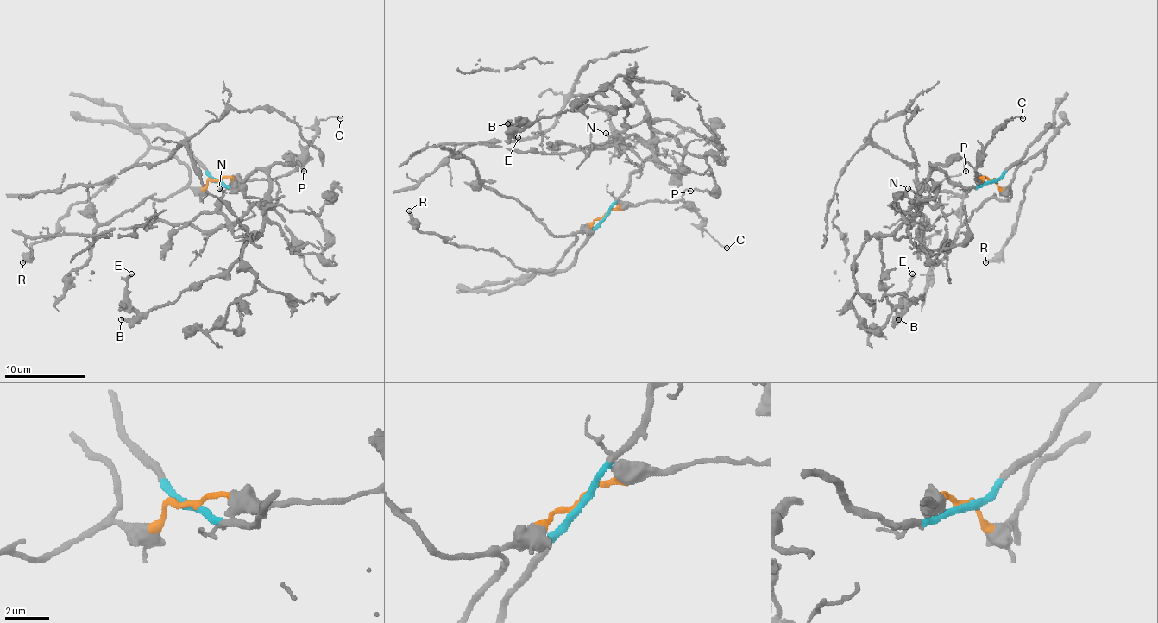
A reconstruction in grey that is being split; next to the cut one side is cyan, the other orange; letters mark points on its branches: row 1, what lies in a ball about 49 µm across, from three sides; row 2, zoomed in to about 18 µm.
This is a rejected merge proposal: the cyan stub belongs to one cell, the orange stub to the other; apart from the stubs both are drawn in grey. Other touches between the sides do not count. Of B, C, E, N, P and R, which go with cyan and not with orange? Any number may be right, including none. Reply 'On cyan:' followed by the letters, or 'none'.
On cyan: B, E, N

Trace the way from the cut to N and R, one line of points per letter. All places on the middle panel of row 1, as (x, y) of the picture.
N: (603, 216), (656, 151), (650, 124), (642, 122), (621, 130), (609, 142), (605, 142), (609, 139), (605, 133)
R: (603, 216), (576, 235), (552, 269), (519, 269), (493, 250), (422, 232), (410, 210)

